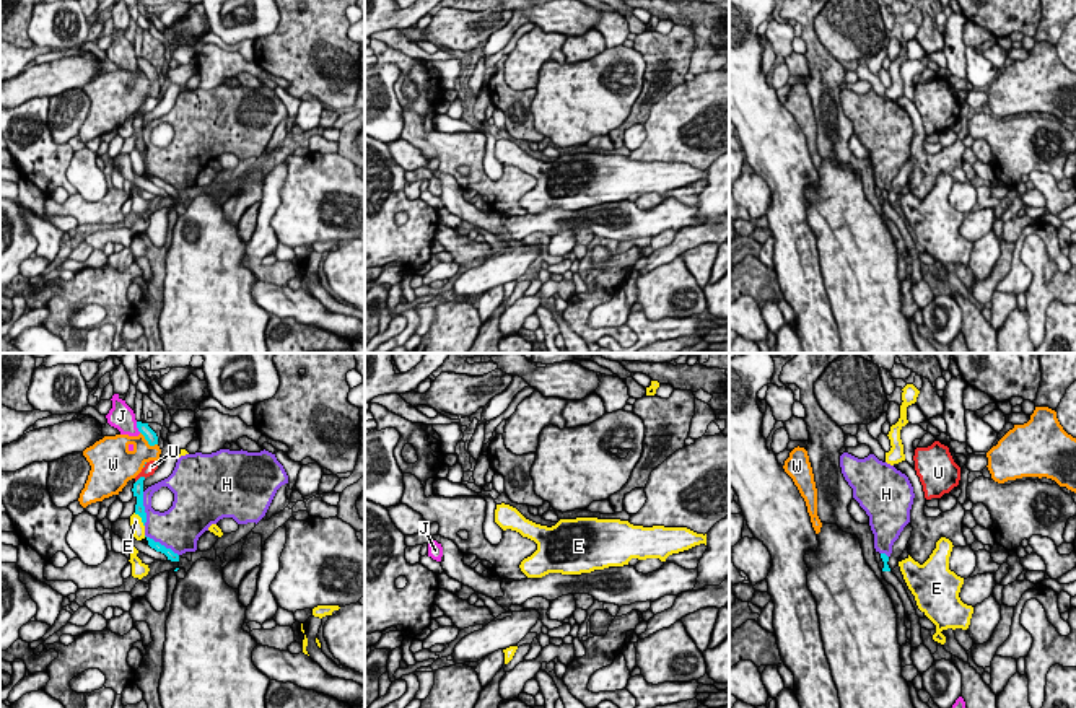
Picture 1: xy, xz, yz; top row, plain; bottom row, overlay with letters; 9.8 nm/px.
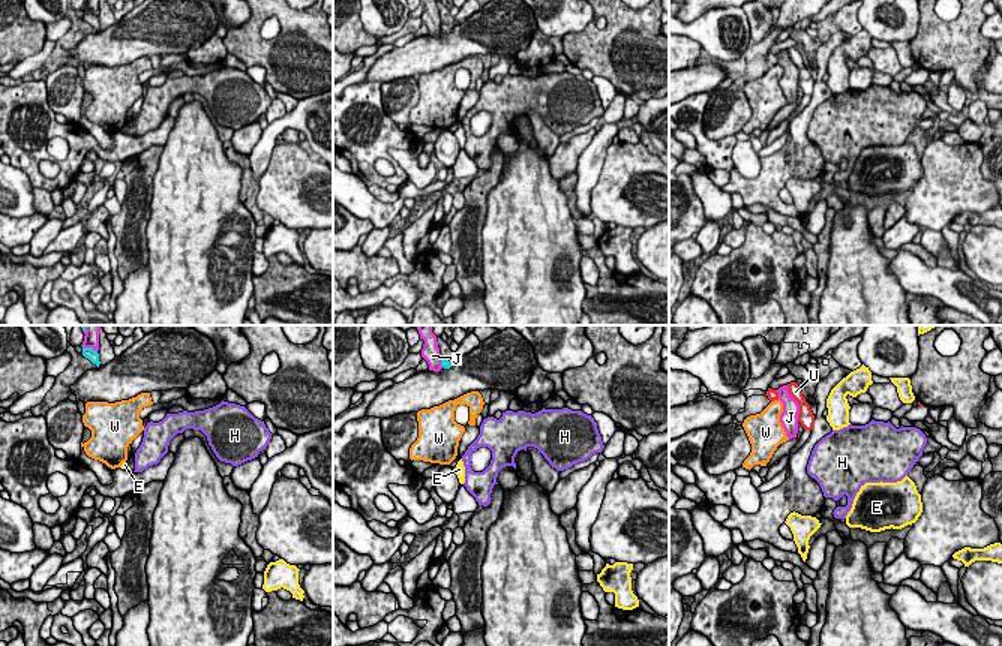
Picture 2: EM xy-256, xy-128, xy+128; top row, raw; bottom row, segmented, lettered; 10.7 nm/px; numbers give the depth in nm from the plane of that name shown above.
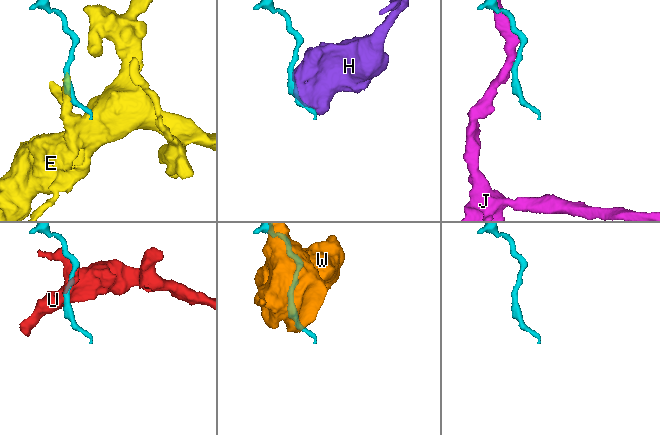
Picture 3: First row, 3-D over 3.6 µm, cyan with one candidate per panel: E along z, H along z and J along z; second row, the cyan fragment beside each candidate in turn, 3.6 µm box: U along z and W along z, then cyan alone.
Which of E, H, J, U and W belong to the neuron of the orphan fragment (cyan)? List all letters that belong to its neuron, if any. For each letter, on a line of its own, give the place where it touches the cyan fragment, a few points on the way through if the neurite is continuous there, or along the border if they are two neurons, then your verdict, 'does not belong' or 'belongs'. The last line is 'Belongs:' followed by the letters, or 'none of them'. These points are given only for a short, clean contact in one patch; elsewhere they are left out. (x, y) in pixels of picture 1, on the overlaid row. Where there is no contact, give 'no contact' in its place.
E: meets cyan in xy at (142, 520); border along xy (134, 513), (144, 526); does not belong
H: meets cyan in xy at (144, 508); does not belong
J: meets cyan in xy at (137, 427); does not belong
U: meets cyan in xy at (140, 477); border along xy (145, 477), (135, 482); does not belong
W: meets cyan in xy at (147, 440); border along xy (140, 432), (150, 445), (157, 445); does not belong
Belongs: none of them

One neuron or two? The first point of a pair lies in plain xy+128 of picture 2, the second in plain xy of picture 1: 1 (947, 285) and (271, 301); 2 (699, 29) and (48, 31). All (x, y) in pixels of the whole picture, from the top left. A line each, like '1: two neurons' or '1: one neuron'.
1: one neuron
2: one neuron

